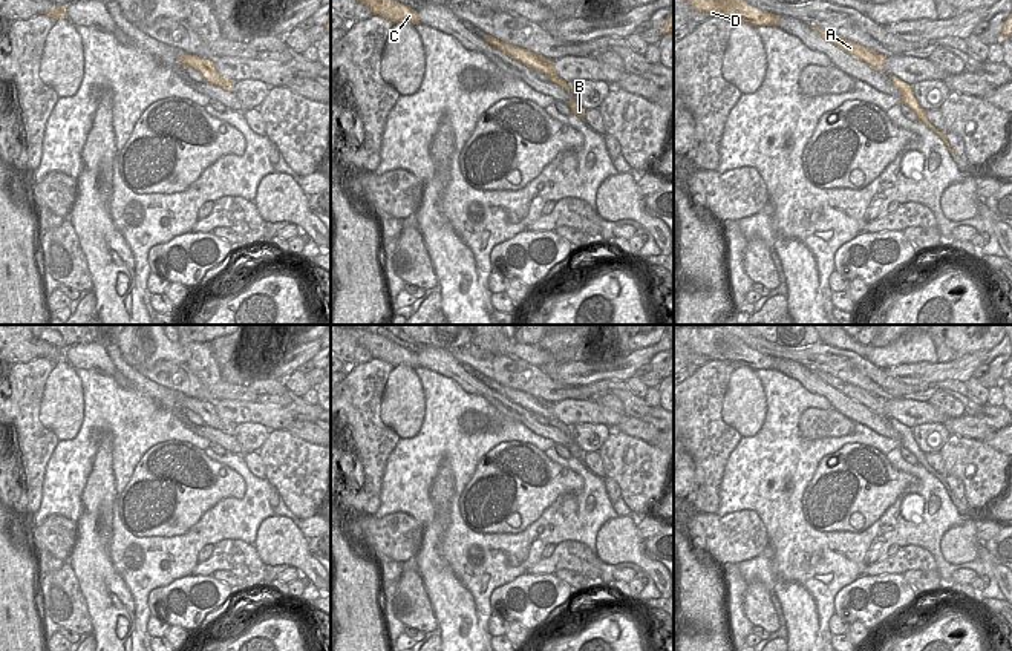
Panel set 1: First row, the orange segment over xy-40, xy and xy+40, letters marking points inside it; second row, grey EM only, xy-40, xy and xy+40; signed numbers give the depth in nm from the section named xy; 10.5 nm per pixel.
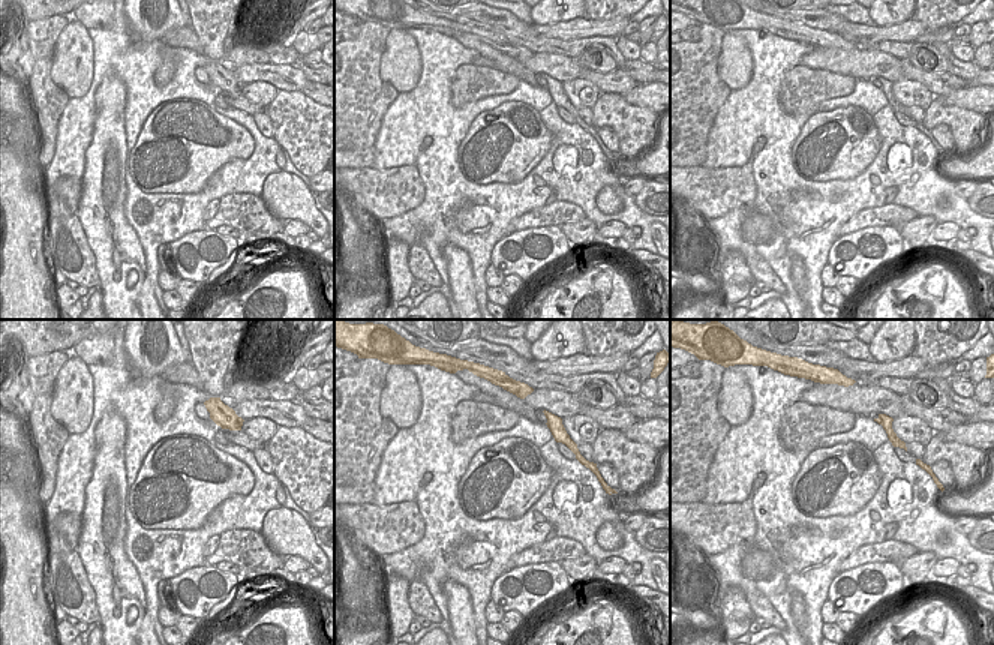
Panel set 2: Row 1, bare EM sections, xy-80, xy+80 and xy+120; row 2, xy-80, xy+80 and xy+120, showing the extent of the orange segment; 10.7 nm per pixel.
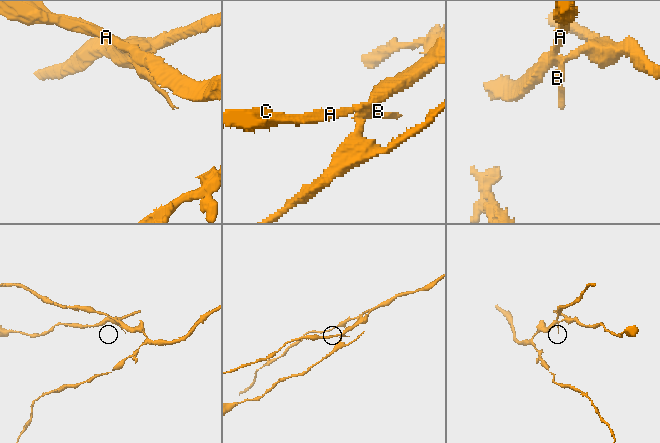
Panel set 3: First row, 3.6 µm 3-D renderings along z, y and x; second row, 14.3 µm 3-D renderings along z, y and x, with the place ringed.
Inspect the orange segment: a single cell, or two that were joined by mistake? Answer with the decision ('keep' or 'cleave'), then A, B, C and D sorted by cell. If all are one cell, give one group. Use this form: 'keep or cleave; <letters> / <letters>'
cleave; A C D / B

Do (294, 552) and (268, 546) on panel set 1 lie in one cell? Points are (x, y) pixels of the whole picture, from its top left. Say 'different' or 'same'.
same

